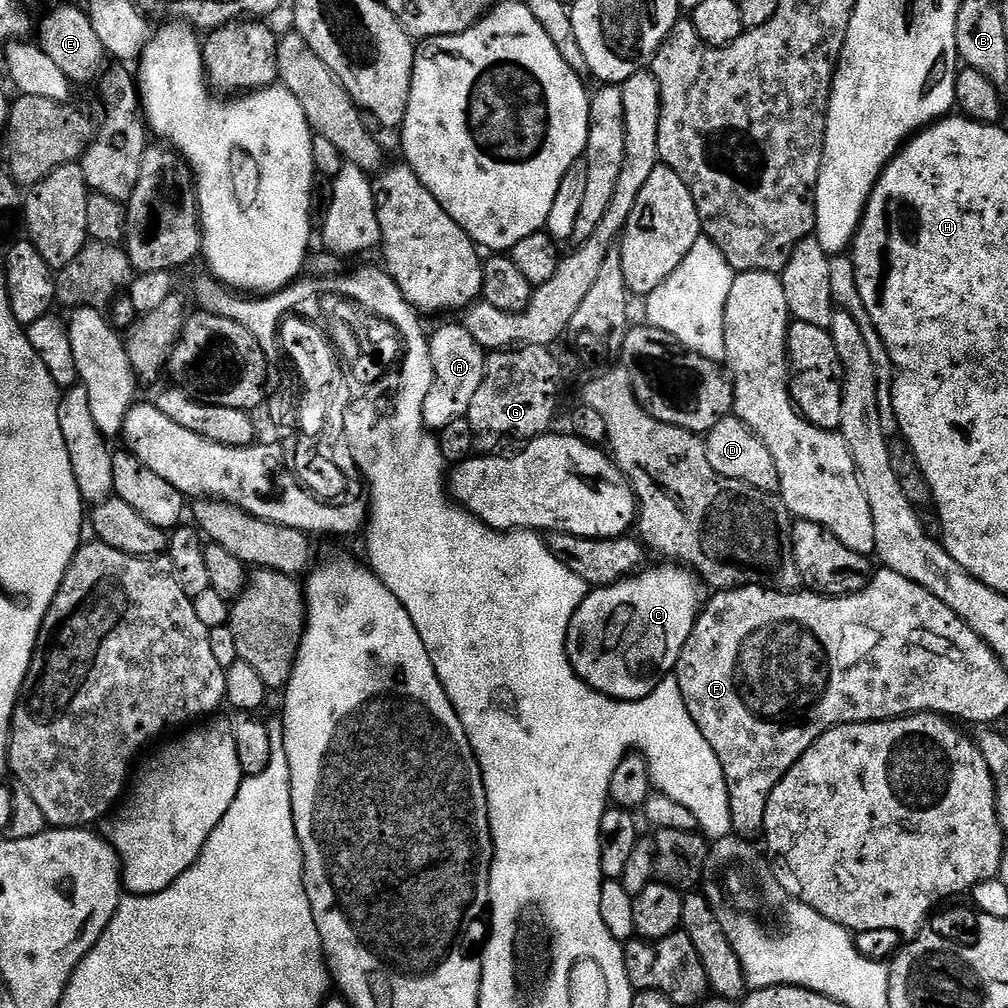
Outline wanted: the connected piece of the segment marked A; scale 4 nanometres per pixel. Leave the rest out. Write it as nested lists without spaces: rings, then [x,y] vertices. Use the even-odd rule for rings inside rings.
[[[463,323],[444,324],[436,333],[431,333],[428,341],[432,359],[432,385],[424,398],[423,420],[425,428],[439,430],[446,422],[463,420],[468,407],[482,386],[486,349],[470,334]]]

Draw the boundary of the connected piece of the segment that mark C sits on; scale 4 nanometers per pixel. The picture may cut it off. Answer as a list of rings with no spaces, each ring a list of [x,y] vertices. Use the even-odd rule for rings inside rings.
[[[664,562],[661,565],[661,568],[645,567],[643,570],[628,576],[625,580],[620,580],[617,584],[607,584],[605,588],[592,588],[588,597],[578,606],[578,610],[568,627],[565,648],[568,651],[568,660],[572,663],[572,669],[576,671],[578,678],[585,680],[594,691],[601,692],[612,700],[641,700],[646,698],[663,682],[665,676],[673,675],[678,658],[682,654],[682,646],[686,646],[686,638],[690,638],[690,634],[696,625],[696,617],[700,614],[702,607],[702,599],[700,600],[701,581],[683,566],[677,566],[672,562]]]

